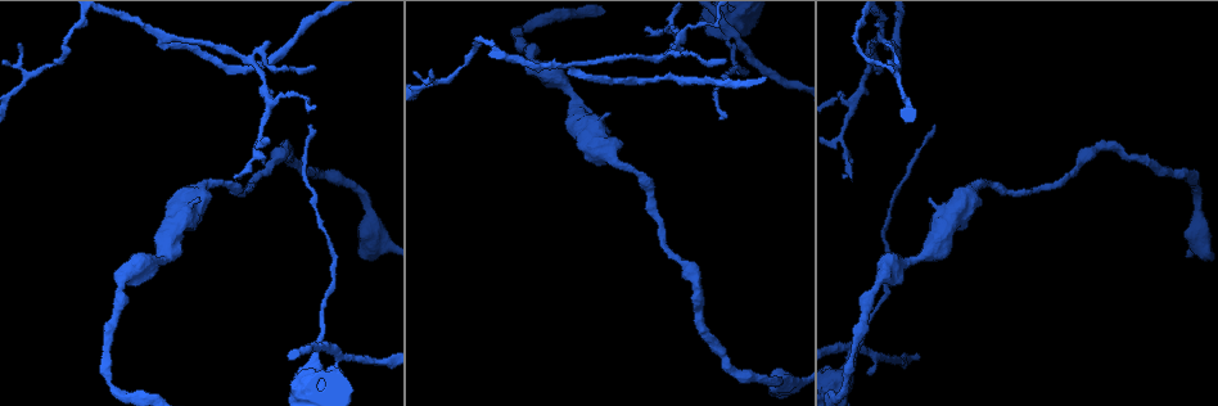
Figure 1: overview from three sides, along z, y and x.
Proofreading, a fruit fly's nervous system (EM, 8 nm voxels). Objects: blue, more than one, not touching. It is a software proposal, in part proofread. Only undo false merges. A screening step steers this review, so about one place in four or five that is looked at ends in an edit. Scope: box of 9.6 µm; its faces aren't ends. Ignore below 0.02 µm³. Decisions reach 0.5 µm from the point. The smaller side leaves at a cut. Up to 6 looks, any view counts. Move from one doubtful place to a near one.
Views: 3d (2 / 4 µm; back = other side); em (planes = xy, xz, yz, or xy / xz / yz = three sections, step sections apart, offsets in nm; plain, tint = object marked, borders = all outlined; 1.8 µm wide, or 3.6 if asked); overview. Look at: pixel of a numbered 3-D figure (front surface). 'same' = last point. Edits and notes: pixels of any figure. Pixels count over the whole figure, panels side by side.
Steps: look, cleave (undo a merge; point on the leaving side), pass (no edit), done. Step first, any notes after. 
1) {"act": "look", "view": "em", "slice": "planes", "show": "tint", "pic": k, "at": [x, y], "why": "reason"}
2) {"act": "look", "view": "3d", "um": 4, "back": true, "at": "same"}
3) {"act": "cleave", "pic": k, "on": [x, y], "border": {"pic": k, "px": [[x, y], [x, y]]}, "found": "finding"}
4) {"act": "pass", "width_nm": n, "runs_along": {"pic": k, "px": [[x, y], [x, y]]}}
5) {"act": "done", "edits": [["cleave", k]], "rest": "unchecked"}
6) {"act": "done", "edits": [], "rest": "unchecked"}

{"act": "look", "view": "3d", "um": 4, "pic": 1, "at": [568, 63], "why": "three-way junction"}

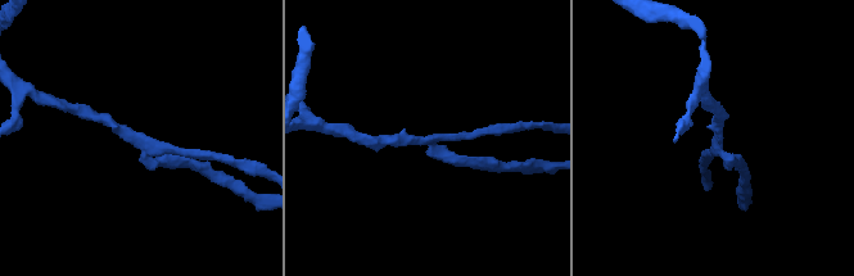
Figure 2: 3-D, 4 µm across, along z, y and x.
{"act": "look", "view": "em", "slice": "yz", "step": 8, "show": "tint", "pic": 2, "at": [143, 138]}

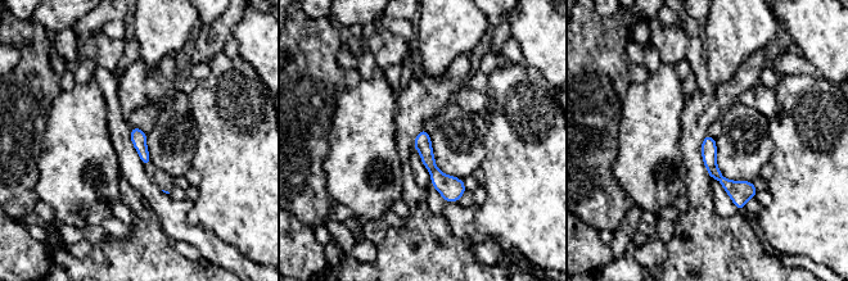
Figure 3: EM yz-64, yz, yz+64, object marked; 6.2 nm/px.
{"act": "cleave", "pic": 3, "on": [451, 189], "border": {"pic": 3, "px": [[436, 167], [431, 172]]}, "found": "a second cell is stuck on"}

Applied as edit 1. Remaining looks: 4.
{"act": "look", "view": "overview", "why": "redraw"}

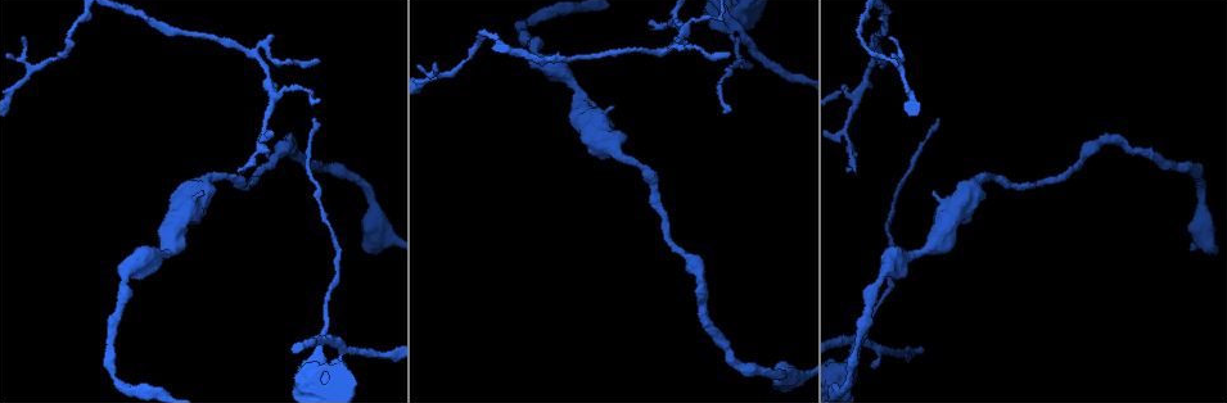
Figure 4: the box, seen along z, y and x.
{"act": "look", "view": "em", "um": 3.6, "slice": "planes", "show": "tint", "pic": 4, "at": [173, 235], "why": "sudden change in width"}

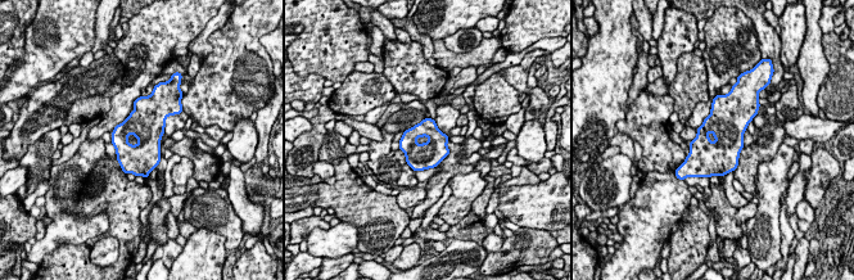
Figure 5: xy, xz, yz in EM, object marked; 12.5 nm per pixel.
{"act": "pass", "found": "continuous, no second cell"}

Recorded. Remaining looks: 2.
{"act": "look", "view": "3d", "um": 4, "pic": 4, "at": [855, 335], "why": "four or more arms meet"}

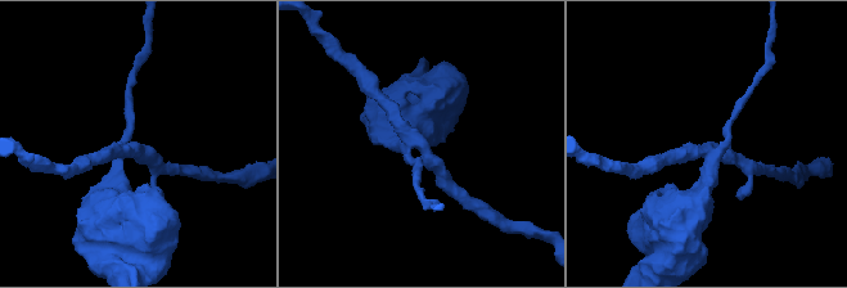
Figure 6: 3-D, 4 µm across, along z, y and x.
{"act": "look", "view": "em", "slice": "planes", "show": "tint", "pic": 6, "at": [714, 152], "arms": 4}

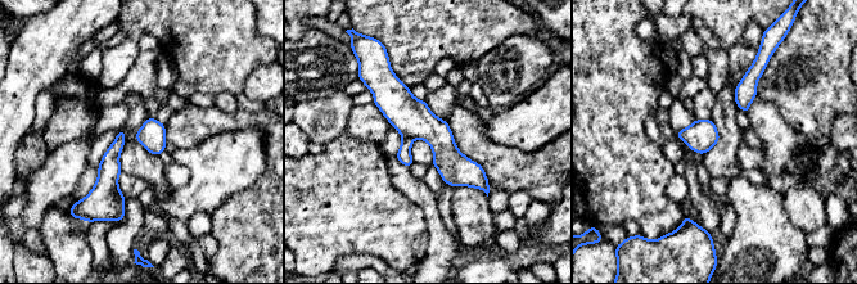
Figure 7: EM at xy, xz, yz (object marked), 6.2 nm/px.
{"act": "cleave", "pic": 7, "on": [411, 117], "width_nm": 180, "border": {"pic": 7, "px": [[402, 135], [409, 135], [413, 139]]}, "found": "two cells meet here"}

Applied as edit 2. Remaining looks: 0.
{"act": "done", "edits": [["cleave", 3], ["cleave", 7]], "rest": "unchecked"}

